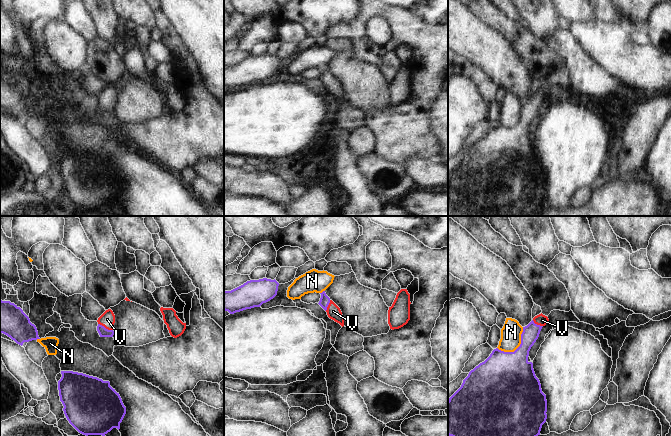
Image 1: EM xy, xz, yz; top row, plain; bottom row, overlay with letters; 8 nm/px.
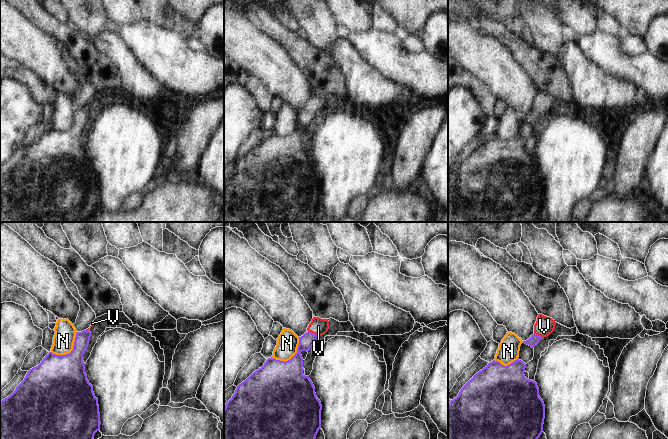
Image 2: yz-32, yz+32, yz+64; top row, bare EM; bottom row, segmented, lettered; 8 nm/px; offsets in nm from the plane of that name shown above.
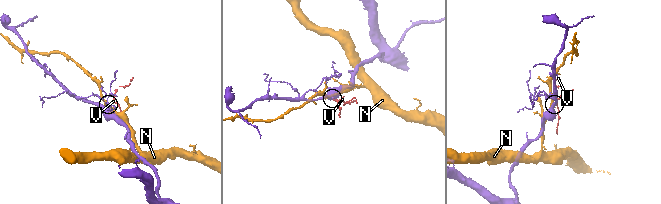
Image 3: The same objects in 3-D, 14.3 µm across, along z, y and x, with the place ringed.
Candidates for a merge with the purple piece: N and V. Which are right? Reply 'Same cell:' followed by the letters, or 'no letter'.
Same cell: V

